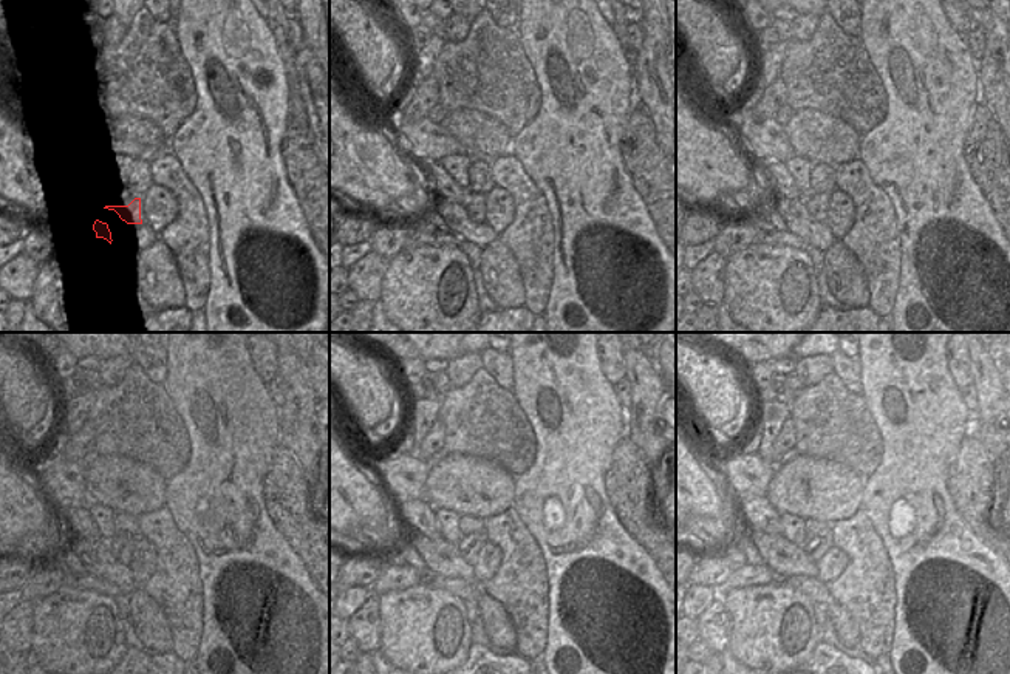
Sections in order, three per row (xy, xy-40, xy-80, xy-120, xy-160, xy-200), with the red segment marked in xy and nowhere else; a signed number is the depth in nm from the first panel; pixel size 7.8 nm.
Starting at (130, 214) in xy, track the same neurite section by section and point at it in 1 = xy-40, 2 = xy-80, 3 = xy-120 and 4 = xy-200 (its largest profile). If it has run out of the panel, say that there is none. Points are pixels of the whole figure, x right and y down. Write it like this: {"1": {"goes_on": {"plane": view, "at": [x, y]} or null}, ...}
{"1": {"goes_on": {"plane": "xy-40", "at": [475, 204]}}, "2": {"goes_on": {"plane": "xy-80", "at": [817, 204]}}, "3": {"goes_on": {"plane": "xy-120", "at": [122, 546]}}, "4": {"goes_on": {"plane": "xy-200", "at": [817, 546]}}}

